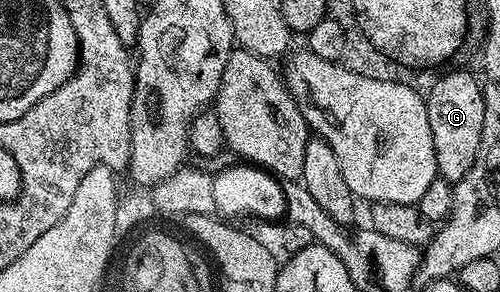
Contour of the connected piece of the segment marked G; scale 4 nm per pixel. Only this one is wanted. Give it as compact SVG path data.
M454 70L438 78L425 95L428 128L432 128L432 148L436 152L438 177L456 183L472 168L476 152L480 152L480 136L484 128L484 96L482 82L466 70Z

